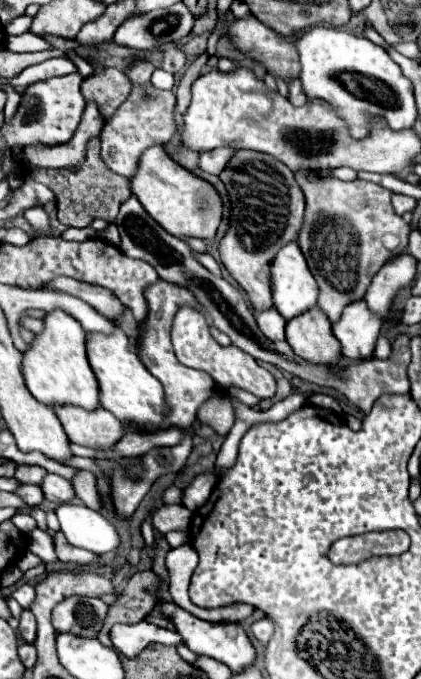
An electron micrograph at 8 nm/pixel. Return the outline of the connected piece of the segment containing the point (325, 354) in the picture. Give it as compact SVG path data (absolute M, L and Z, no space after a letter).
M310 308L286 322L286 342L310 362L338 362L340 344L332 334L332 324L320 308Z

